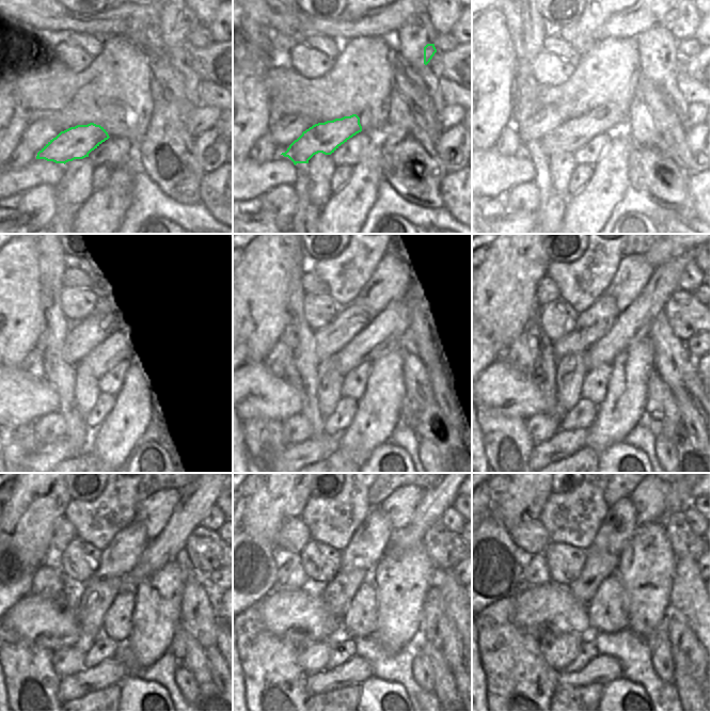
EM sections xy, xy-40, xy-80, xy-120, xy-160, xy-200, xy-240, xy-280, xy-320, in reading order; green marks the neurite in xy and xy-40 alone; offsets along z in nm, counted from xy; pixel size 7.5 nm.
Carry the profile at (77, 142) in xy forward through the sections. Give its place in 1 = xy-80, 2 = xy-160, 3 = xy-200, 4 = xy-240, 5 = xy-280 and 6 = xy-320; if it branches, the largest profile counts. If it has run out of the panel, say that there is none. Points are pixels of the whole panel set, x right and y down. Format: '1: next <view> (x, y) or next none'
1: next xy-80 (571, 135)
2: next xy-160 (385, 332)
3: next xy-200 (634, 322)
4: next xy-240 (190, 511)
5: next xy-280 (440, 495)
6: next xy-320 (679, 496)

